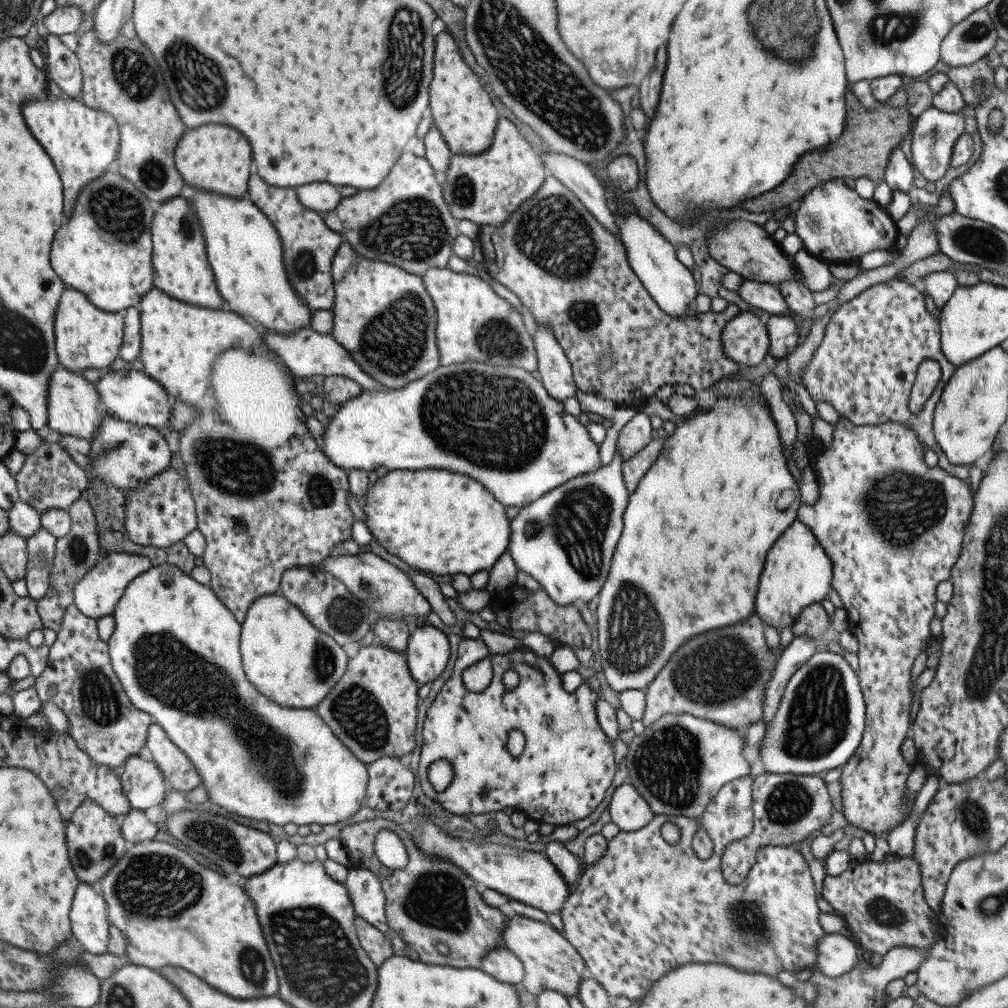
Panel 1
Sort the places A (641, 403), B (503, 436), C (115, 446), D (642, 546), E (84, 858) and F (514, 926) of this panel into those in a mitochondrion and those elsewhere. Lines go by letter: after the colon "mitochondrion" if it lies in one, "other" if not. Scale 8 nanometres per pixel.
A: other
B: mitochondrion
C: mitochondrion
D: other
E: mitochondrion
F: other

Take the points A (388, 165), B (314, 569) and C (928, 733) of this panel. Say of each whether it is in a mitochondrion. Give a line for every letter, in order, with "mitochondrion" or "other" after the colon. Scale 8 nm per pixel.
A: other
B: other
C: other

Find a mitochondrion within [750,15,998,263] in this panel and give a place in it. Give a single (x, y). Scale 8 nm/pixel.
(975, 32)

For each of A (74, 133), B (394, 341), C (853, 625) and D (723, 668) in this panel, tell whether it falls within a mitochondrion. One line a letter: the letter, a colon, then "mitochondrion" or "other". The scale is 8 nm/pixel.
A: other
B: mitochondrion
C: other
D: mitochondrion

